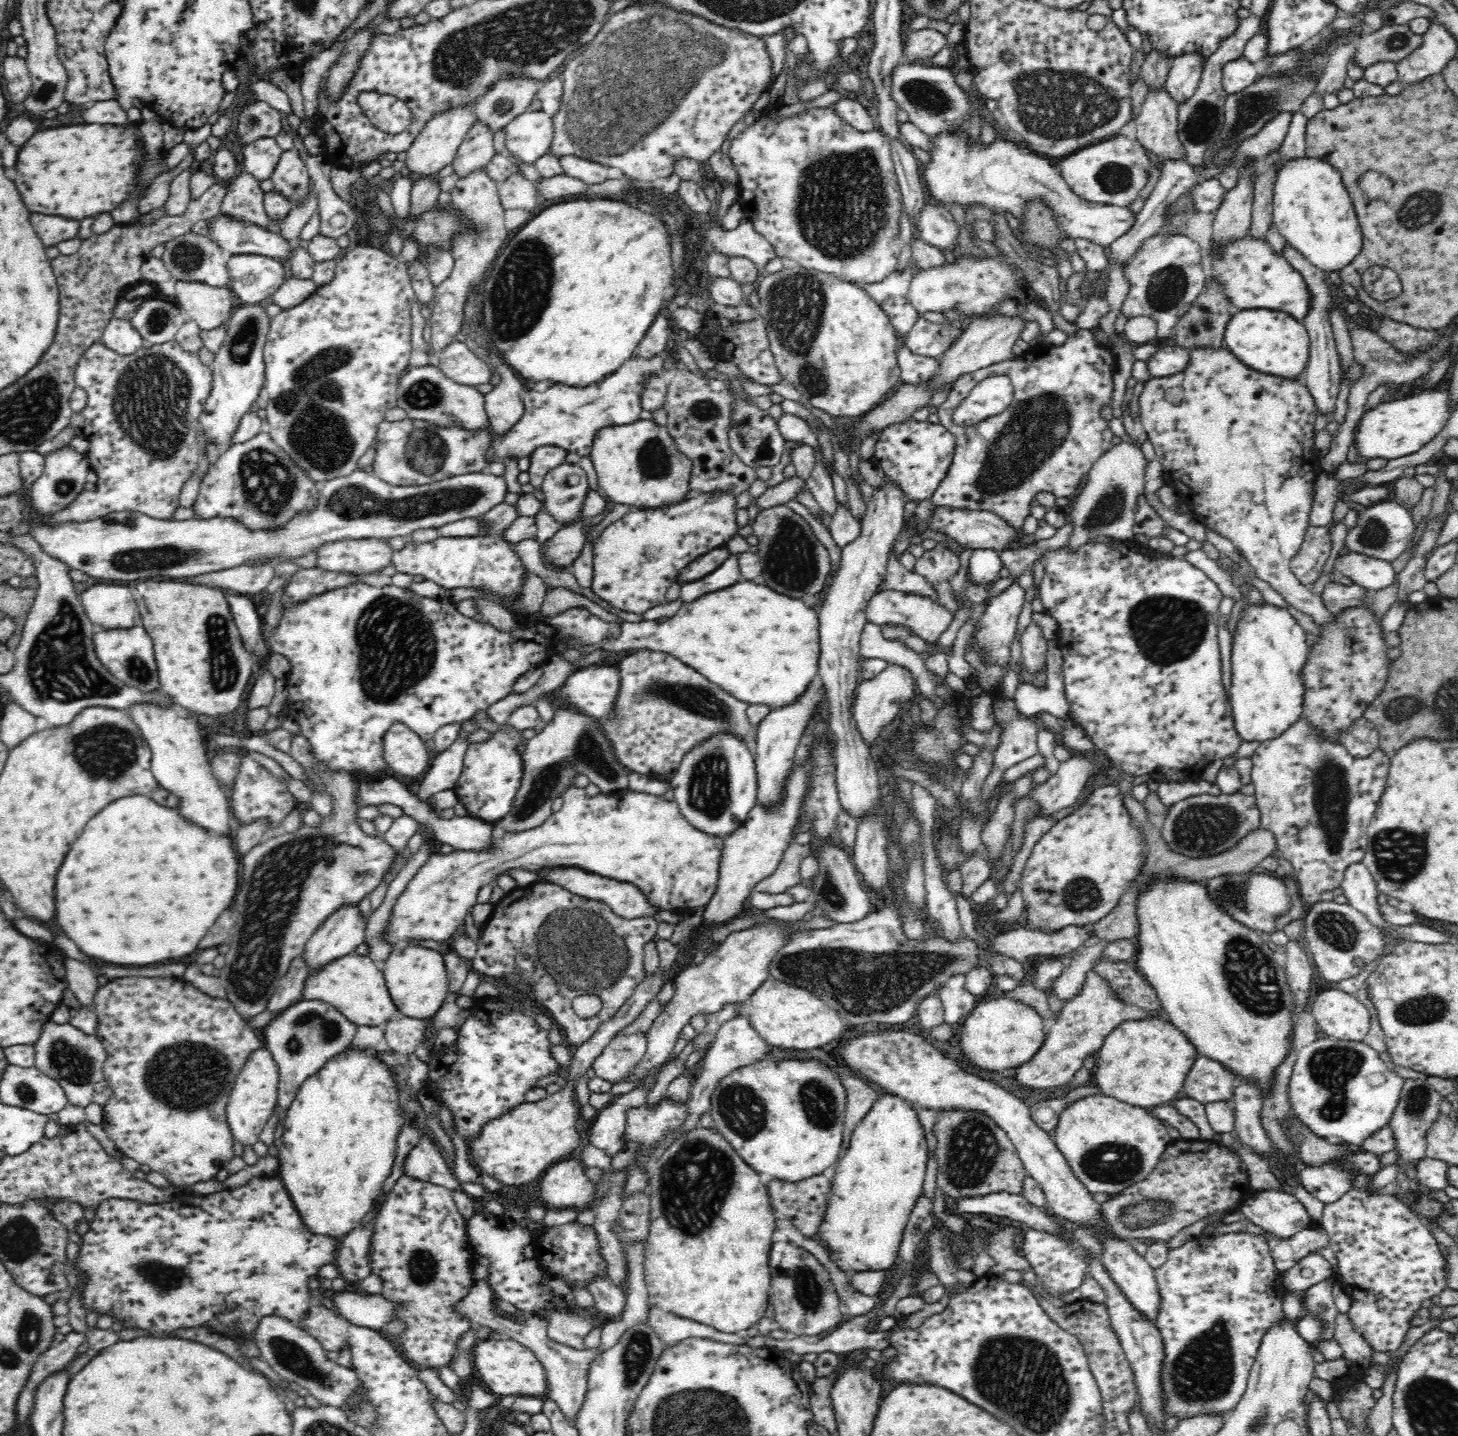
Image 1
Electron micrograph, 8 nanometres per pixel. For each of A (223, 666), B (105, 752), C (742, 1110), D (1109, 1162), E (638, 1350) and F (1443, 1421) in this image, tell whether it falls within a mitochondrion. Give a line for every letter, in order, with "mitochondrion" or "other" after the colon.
A: mitochondrion
B: mitochondrion
C: mitochondrion
D: mitochondrion
E: mitochondrion
F: mitochondrion

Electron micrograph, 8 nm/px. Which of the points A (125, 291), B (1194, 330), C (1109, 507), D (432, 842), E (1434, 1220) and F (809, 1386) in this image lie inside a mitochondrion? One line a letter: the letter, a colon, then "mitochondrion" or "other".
A: other
B: other
C: mitochondrion
D: other
E: other
F: other

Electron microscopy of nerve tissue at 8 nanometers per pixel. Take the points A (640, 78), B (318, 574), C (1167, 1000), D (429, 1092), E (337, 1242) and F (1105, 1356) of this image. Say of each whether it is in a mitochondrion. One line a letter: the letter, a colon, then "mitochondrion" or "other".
A: mitochondrion
B: other
C: other
D: other
E: other
F: other

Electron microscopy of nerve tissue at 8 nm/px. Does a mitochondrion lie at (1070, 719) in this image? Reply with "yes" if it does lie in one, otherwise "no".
no

